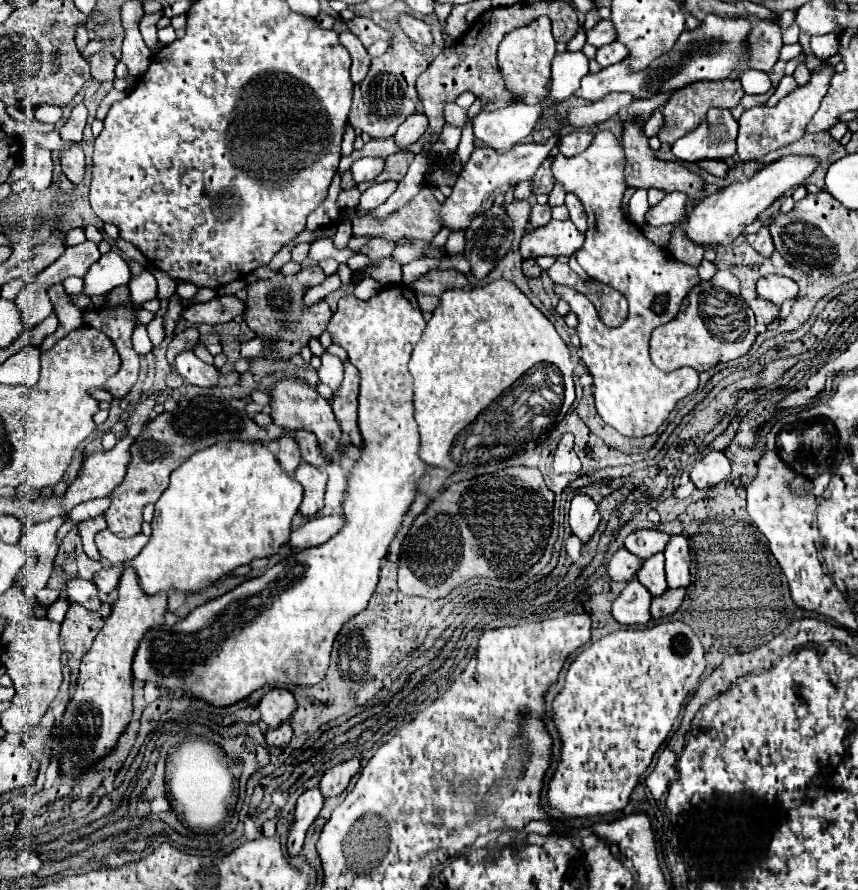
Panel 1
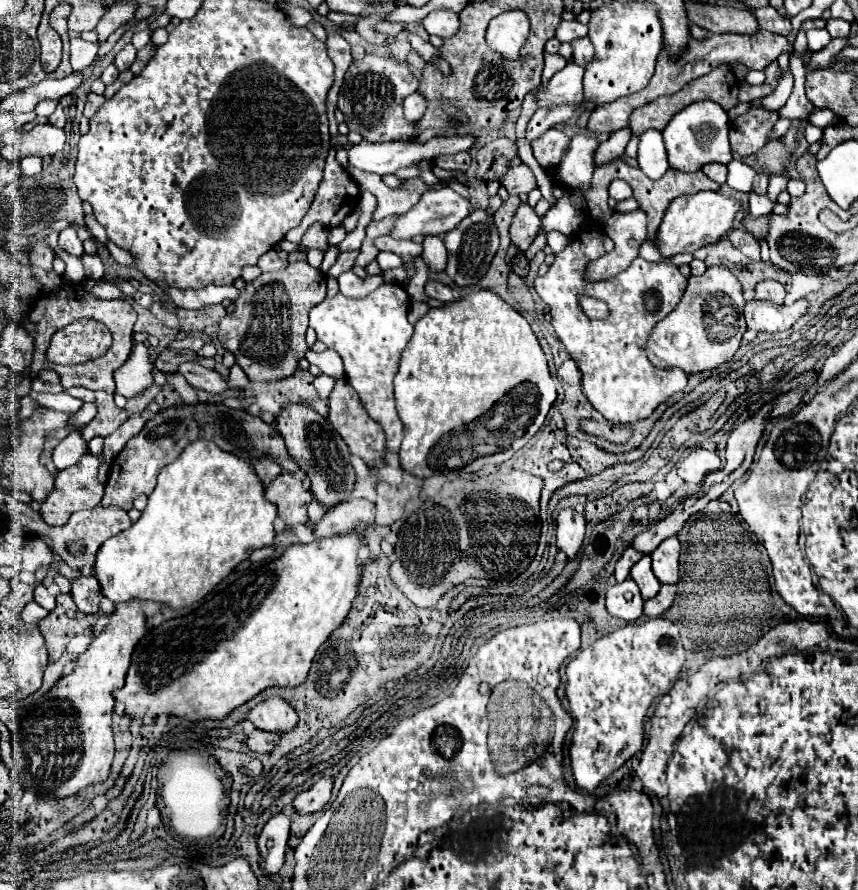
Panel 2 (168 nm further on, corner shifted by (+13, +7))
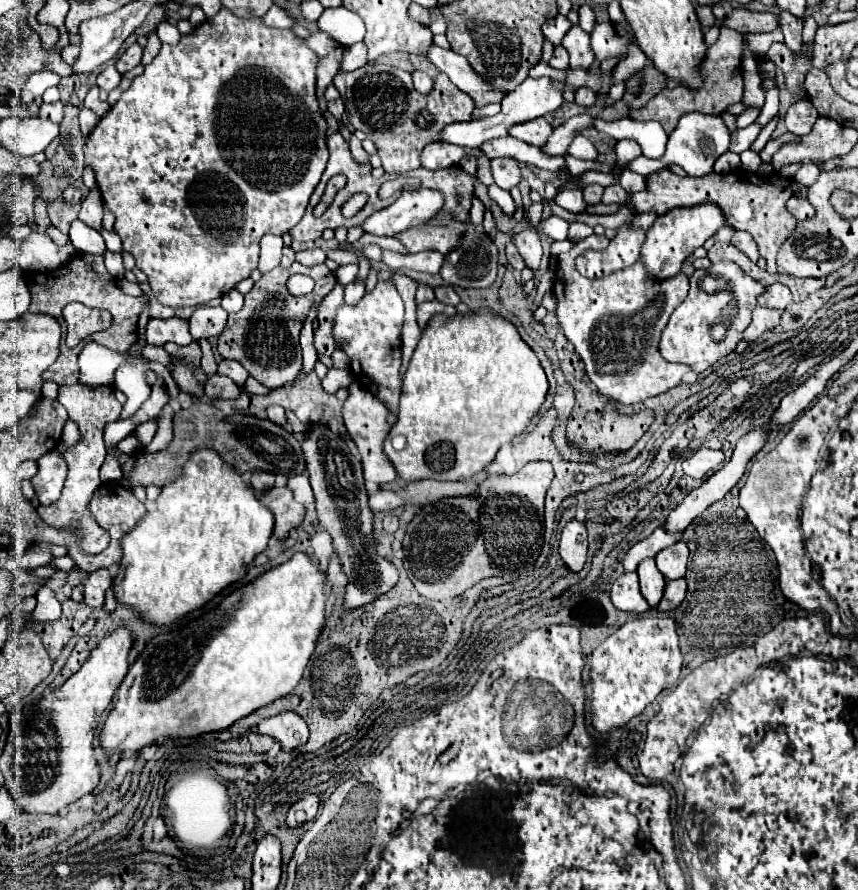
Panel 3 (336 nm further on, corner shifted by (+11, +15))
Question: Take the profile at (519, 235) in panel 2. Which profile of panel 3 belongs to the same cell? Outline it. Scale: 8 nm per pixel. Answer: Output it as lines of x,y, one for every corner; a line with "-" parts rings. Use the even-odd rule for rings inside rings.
528,223
526,229
512,235
512,243
518,247
526,265
532,267
534,271
538,271
540,259
542,259
542,245
540,245
540,237
538,237
536,227
532,223

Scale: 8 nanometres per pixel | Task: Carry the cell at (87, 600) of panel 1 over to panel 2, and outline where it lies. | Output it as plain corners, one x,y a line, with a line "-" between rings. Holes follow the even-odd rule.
90,575
90,577
78,577
72,581
72,597
80,611
96,613
100,599
104,595
102,595
98,579
94,575

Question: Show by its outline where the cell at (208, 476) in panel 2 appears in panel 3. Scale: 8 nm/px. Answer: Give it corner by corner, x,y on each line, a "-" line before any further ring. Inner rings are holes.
210,447
194,449
186,465
182,465
180,475
160,489
156,511
146,513
134,529
122,537
122,557
114,575
116,599
138,609
146,621
156,625
170,625
184,613
202,607
224,587
242,579
248,563
268,547
274,515
264,507
266,505
262,505
248,481
238,469
226,463
218,451

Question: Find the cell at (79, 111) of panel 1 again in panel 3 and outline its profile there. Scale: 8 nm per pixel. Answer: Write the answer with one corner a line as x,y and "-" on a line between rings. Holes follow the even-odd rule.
56,101
56,103
44,103
42,107
40,107
40,117
42,119
50,119
50,121
54,121
54,123
62,123
62,117
64,117
64,105
60,103
60,101

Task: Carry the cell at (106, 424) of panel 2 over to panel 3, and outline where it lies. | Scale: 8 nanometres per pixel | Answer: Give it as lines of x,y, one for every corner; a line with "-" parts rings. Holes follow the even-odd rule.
76,383
70,386
60,386
57,398
64,405
69,418
78,423
80,433
82,433
82,441
76,447
72,447
70,451
66,451
66,455
64,455
64,459
68,463
68,477
66,477
60,499
52,505
39,505
38,513
52,527
74,529
76,535
78,535
80,549
88,555
96,555
102,553
108,547
110,535
96,525
94,517
90,517
90,497
94,495
94,491
102,483
100,477
98,477
98,471
100,471
100,465
104,463
104,457
106,457
104,439
102,439
104,425
108,421
114,421
114,419
120,417
122,405
114,397
112,387
86,389
86,385
82,385
82,387
80,385

